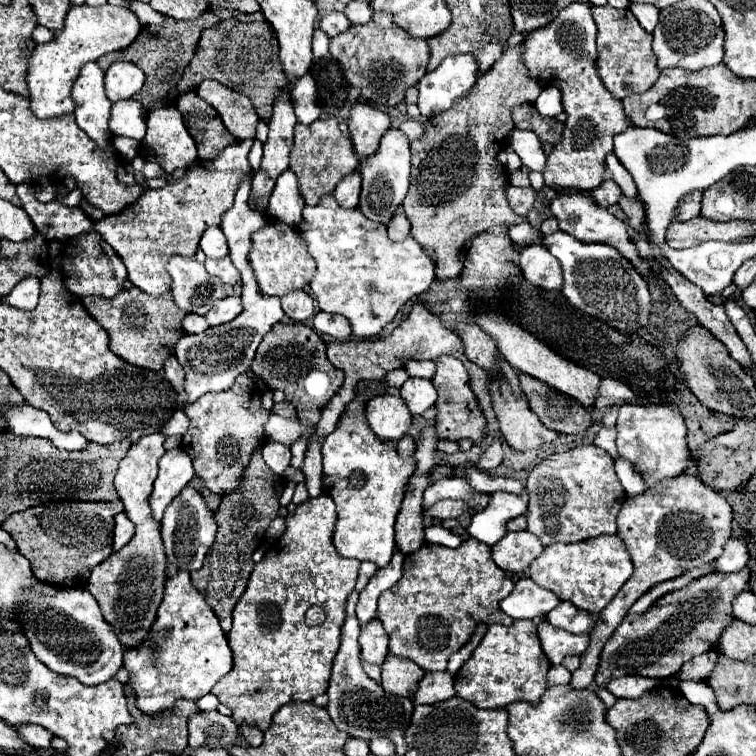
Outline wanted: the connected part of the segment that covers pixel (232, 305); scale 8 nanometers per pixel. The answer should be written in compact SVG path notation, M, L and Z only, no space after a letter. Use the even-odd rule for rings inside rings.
M228 296L218 300L210 312L206 314L206 320L210 322L210 326L218 326L224 322L230 322L232 318L236 318L242 312L242 300L240 296Z

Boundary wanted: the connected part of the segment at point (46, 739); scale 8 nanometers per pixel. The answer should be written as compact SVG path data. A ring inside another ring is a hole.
M34 724L18 726L16 730L18 730L18 734L22 734L34 748L50 748L50 742L52 742L52 738L54 738L52 732L44 730L42 726L34 726Z

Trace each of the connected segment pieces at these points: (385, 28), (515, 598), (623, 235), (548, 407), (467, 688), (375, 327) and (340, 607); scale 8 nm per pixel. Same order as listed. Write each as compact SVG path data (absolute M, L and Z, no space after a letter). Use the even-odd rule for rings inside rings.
M374 12L370 24L350 26L346 34L330 40L332 56L344 66L348 82L360 90L360 98L376 108L390 108L404 102L408 88L416 86L428 64L428 42L412 38L398 28L390 14Z
M520 578L514 590L500 602L500 608L510 618L536 618L558 606L558 596L546 588L538 588L532 578Z
M562 192L558 194L552 202L550 202L550 212L552 216L560 222L560 230L576 236L578 240L582 242L606 242L614 248L618 248L618 252L622 256L626 256L630 262L634 262L634 266L640 270L640 274L646 278L652 270L648 266L648 262L644 262L640 256L638 256L638 250L634 246L634 242L630 240L628 232L626 232L626 226L622 220L618 220L614 214L610 214L606 208L600 208L600 206L594 206L592 198L582 194L582 192Z
M520 374L518 378L528 396L530 408L550 430L560 434L582 434L592 426L590 412L574 398L538 382L536 378L530 378L528 374Z
M514 620L512 626L488 626L482 642L470 660L454 676L456 696L472 702L476 708L506 708L516 700L538 704L546 692L546 672L550 662L542 652L536 624L532 620Z
M332 194L322 196L320 204L316 206L304 206L302 218L310 222L310 230L302 232L302 240L308 244L308 250L310 254L314 254L318 264L318 272L310 282L310 290L322 312L342 314L350 322L356 340L380 334L382 328L394 320L398 310L412 296L426 292L432 280L436 278L434 262L430 262L430 258L428 260L424 258L422 246L414 238L406 238L404 242L390 242L386 234L386 226L378 226L376 222L370 222L358 208L346 210L338 206Z
M328 494L308 498L306 502L298 504L292 514L286 516L286 532L280 536L278 544L270 548L252 570L248 588L234 608L234 622L232 630L228 632L228 642L234 652L234 666L212 688L212 694L220 700L220 704L232 710L232 718L238 724L242 722L254 724L264 732L268 730L272 716L280 706L294 700L312 700L328 690L332 660L340 646L340 628L344 624L346 598L354 590L360 568L358 560L348 560L336 552L332 544L334 524L336 524L334 500ZM310 606L324 608L326 612L324 624L308 626L304 622L304 614Z

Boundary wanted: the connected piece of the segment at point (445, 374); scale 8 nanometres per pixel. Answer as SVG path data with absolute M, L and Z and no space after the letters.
M442 356L436 360L436 374L432 378L436 390L438 390L438 416L436 416L436 428L440 440L462 440L470 438L474 444L482 442L486 438L486 418L478 406L478 400L470 388L468 370L464 364L454 356Z

